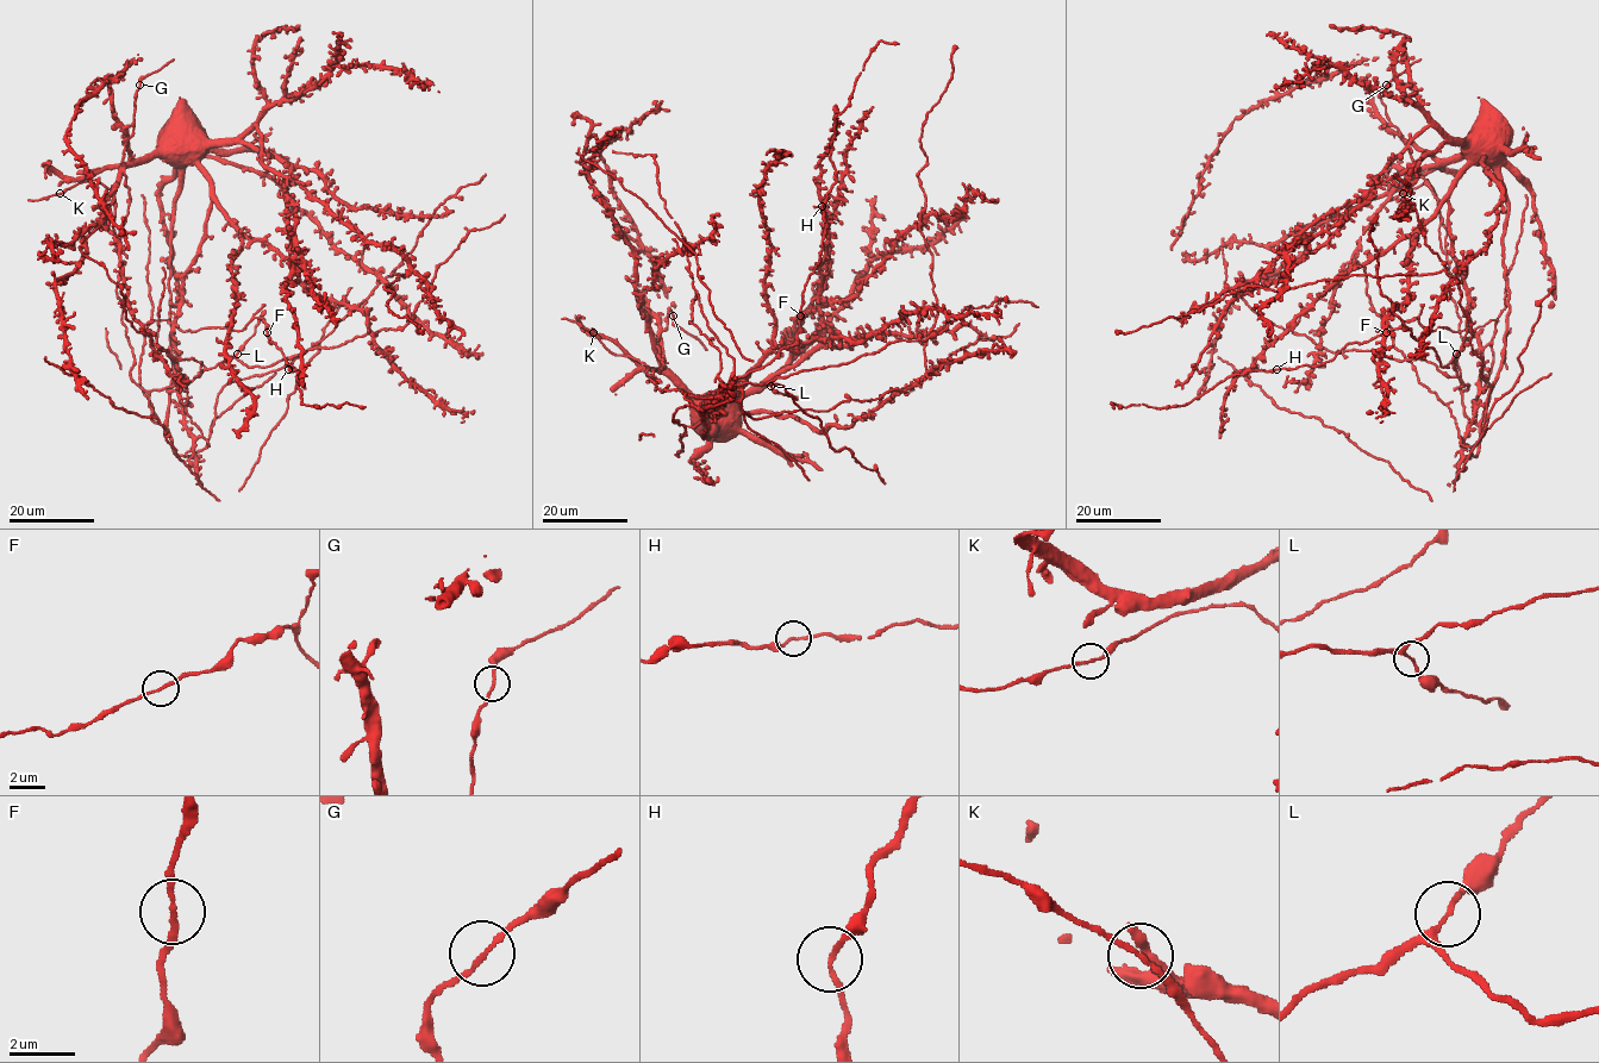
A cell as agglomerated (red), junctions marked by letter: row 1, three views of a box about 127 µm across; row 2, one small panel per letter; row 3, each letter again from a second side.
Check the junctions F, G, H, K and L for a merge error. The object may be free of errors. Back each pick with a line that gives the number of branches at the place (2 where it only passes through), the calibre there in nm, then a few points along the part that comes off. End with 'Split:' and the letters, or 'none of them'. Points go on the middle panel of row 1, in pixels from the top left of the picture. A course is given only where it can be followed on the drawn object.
Split: none of them

